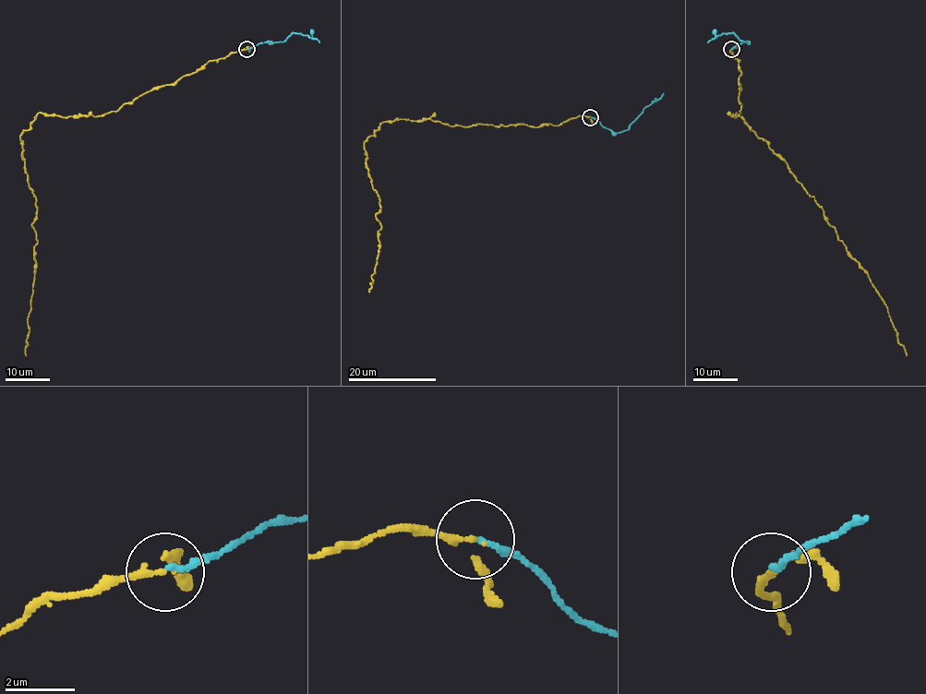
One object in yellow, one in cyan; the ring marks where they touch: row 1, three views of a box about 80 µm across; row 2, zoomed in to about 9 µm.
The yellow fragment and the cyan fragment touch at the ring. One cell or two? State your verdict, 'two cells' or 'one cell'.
one cell

